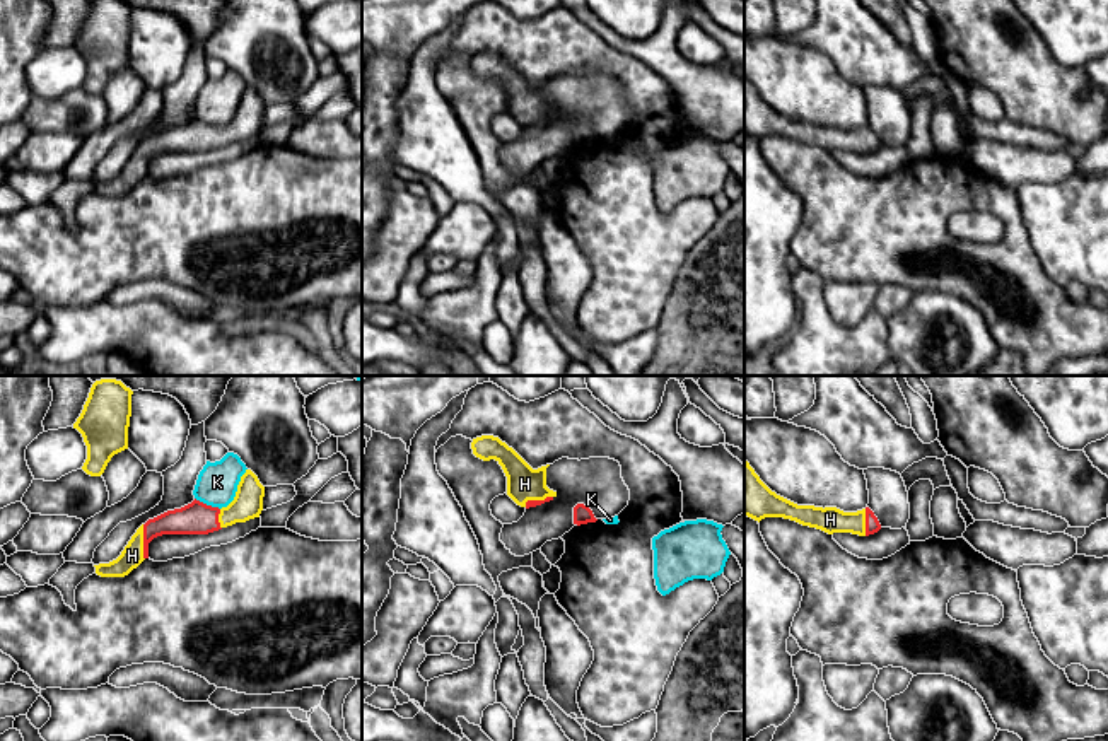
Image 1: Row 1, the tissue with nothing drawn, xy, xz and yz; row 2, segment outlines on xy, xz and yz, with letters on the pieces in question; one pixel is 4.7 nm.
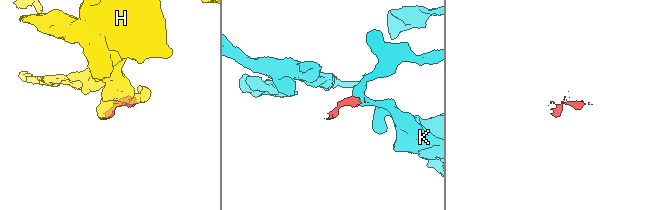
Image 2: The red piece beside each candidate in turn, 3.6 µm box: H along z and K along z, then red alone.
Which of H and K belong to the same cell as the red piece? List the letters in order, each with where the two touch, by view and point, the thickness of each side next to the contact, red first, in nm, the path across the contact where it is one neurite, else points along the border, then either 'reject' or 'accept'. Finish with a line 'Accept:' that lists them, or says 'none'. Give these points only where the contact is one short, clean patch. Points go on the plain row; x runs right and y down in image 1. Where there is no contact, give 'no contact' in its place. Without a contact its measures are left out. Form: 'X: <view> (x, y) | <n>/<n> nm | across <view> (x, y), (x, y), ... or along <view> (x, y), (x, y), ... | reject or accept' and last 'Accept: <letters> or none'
H: xy (144, 159) | 140/100 nm | accept
K: xy (205, 122) | 160/190 nm | along xy (195, 115), (219, 127) | reject
Accept: H

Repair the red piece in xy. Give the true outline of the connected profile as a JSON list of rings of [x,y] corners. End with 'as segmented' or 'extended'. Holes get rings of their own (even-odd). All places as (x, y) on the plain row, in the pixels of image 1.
[[[246,87],[237,102],[234,118],[227,125],[212,125],[200,118],[167,128],[142,142],[131,154],[121,172],[99,181],[96,191],[101,195],[125,195],[149,176],[149,160],[162,152],[208,152],[236,140],[260,135],[263,128],[265,104],[258,94]]]; extended

